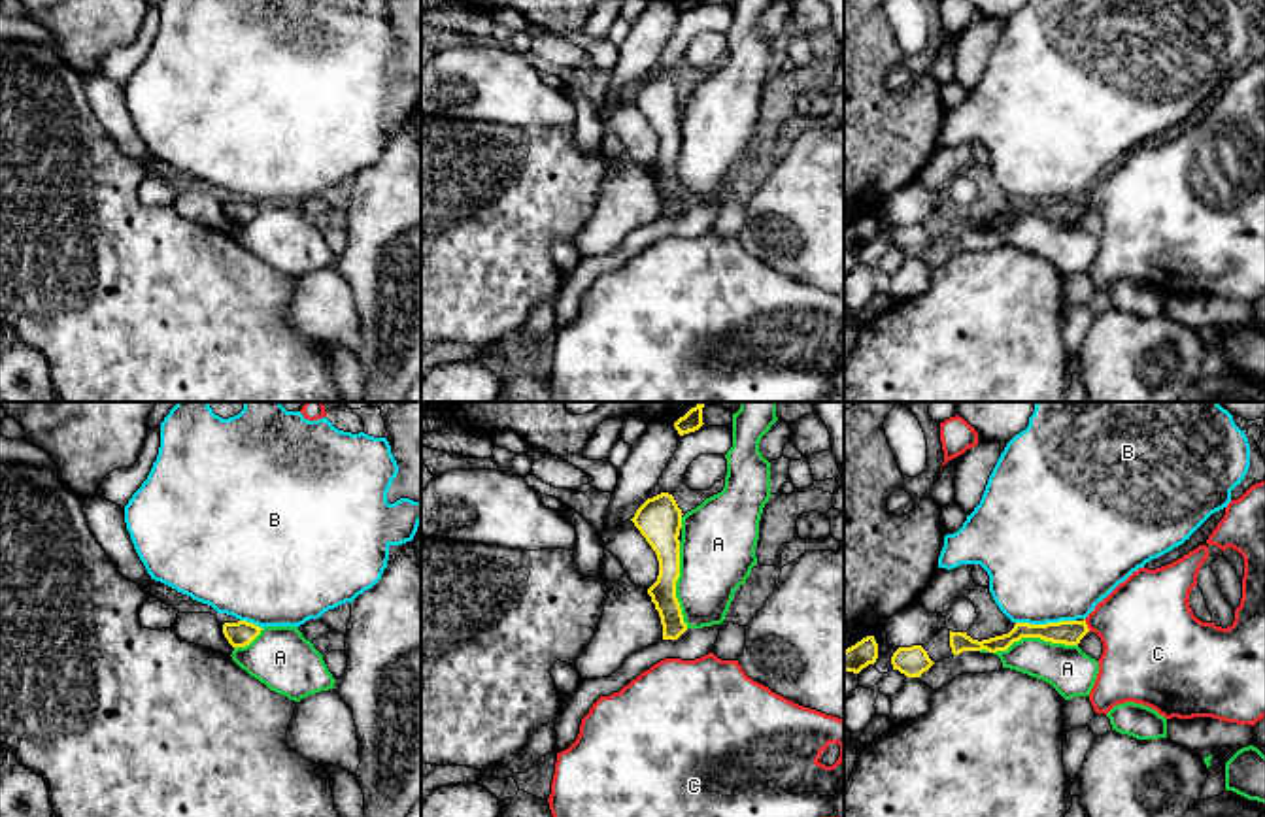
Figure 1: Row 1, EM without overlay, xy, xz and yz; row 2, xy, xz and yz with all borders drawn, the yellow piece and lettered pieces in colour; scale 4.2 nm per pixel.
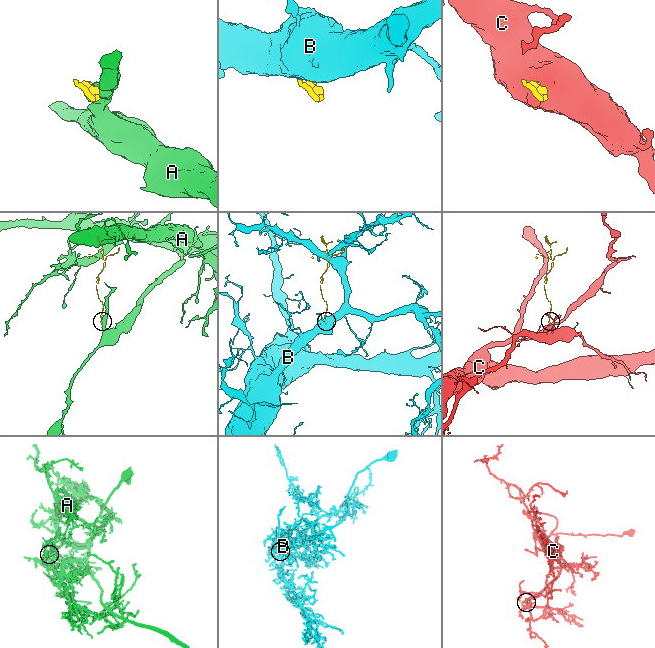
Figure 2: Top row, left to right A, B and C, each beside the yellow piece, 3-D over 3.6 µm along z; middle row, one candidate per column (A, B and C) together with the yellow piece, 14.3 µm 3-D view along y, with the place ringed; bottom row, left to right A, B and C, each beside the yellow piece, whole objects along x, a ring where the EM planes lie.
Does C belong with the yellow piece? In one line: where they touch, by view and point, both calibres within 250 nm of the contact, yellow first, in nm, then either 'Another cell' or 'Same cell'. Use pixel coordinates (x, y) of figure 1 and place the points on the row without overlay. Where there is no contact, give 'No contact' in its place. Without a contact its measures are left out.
Touches yellow at yz (1086, 202). Thickness 110 nm (yellow) against 400 nm. Same cell

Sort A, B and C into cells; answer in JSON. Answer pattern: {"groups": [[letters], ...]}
{"groups": [["A"], ["B"], ["C"]]}

